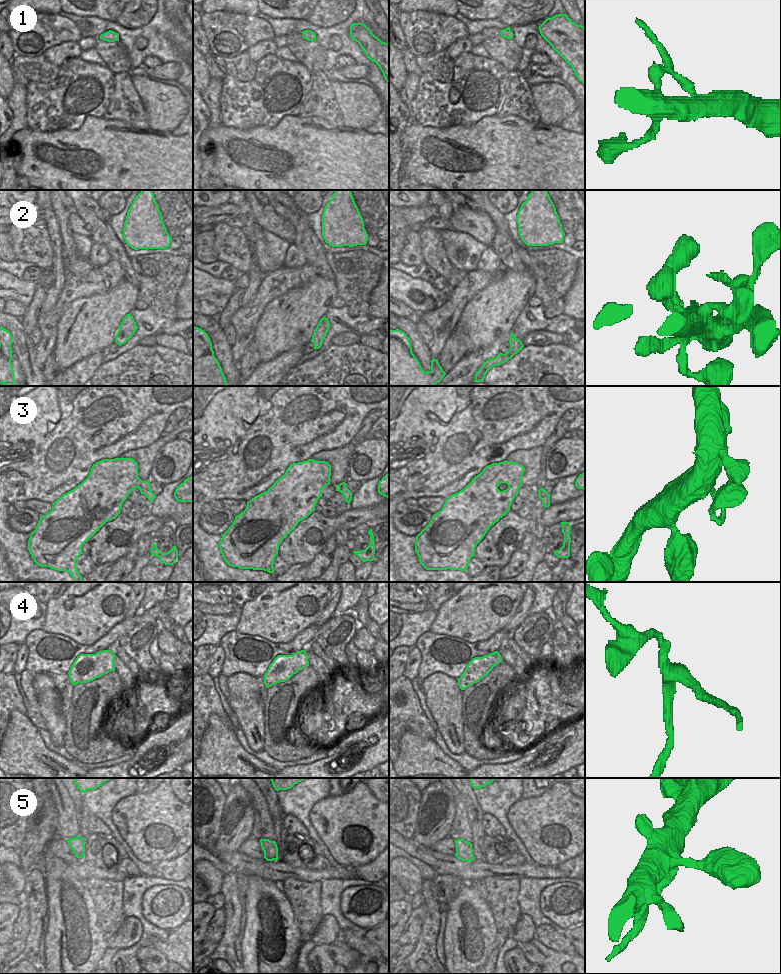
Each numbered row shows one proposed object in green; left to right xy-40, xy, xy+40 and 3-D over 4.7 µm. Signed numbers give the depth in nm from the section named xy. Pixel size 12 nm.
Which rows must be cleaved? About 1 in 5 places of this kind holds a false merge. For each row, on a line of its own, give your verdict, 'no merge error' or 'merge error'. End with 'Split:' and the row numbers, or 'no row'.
1: merge error
2: no merge error
3: no merge error
4: merge error
5: merge error
Split: 1, 4, 5

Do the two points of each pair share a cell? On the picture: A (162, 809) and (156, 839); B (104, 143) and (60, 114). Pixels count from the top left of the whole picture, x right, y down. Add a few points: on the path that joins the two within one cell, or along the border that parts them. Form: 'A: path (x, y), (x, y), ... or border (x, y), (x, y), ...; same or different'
A: path (159, 816), (156, 832); same
B: border (100, 117), (87, 116), (76, 129), (56, 131); different

